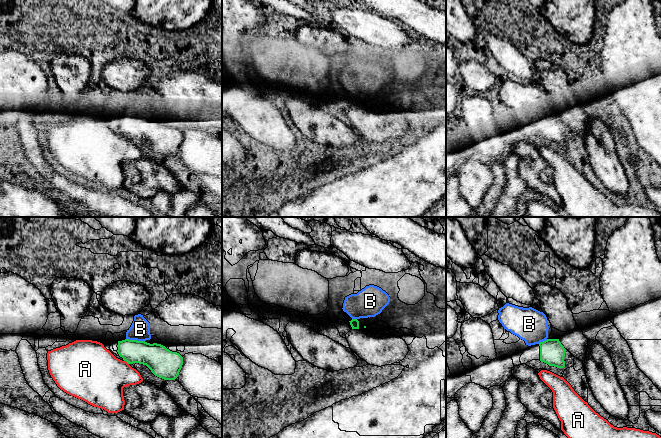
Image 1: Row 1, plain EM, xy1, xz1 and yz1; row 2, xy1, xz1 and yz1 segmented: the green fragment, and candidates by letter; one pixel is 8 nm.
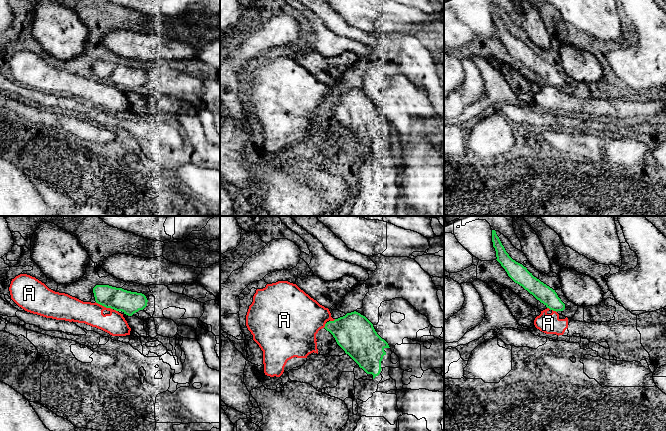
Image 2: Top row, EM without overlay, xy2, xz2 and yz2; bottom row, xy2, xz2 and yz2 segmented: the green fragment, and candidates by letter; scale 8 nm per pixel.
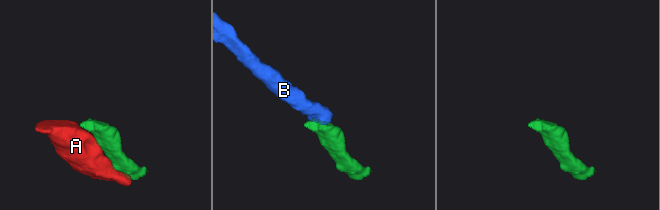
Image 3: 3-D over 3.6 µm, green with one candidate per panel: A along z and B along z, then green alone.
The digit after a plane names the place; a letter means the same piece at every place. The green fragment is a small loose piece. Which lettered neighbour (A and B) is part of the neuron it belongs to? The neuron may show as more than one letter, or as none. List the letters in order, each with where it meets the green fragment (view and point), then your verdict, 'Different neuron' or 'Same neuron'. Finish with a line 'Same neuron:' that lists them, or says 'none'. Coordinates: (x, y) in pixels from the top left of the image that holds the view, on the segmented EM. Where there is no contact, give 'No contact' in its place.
A: Touches green at xy2 (104, 306). Different neuron
B: Touches green at xy1 (135, 340). Same neuron
Same neuron: B

